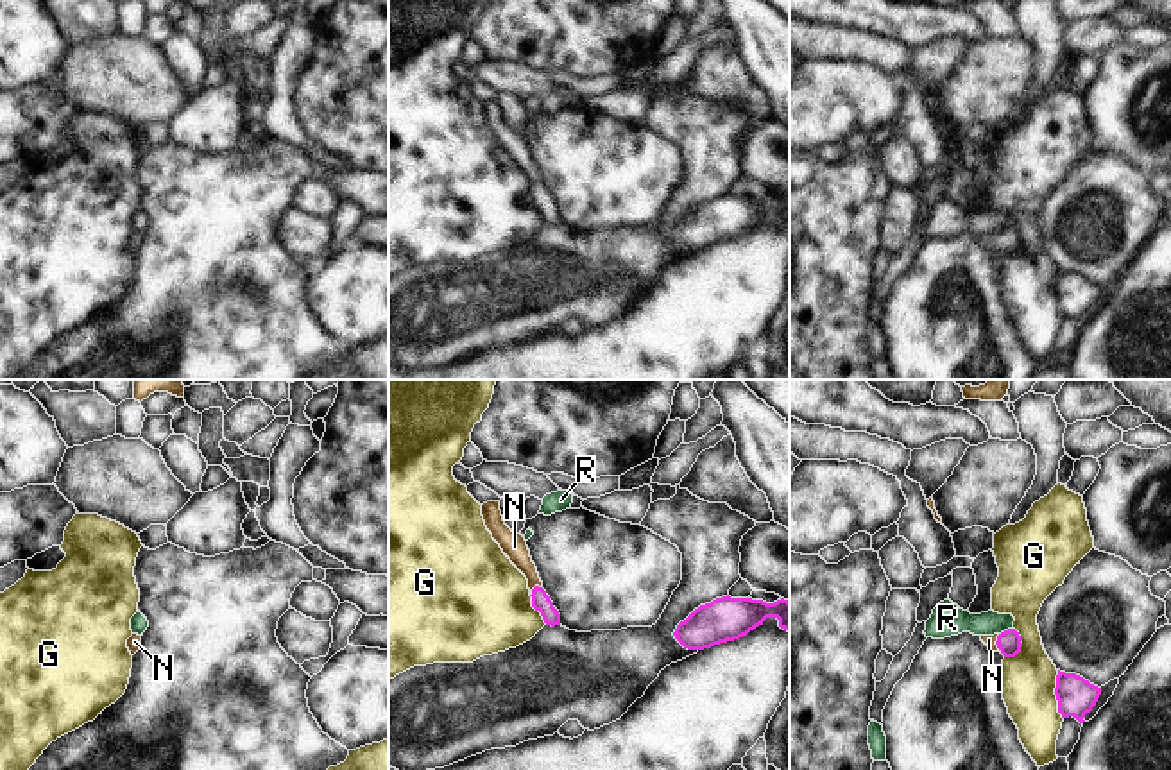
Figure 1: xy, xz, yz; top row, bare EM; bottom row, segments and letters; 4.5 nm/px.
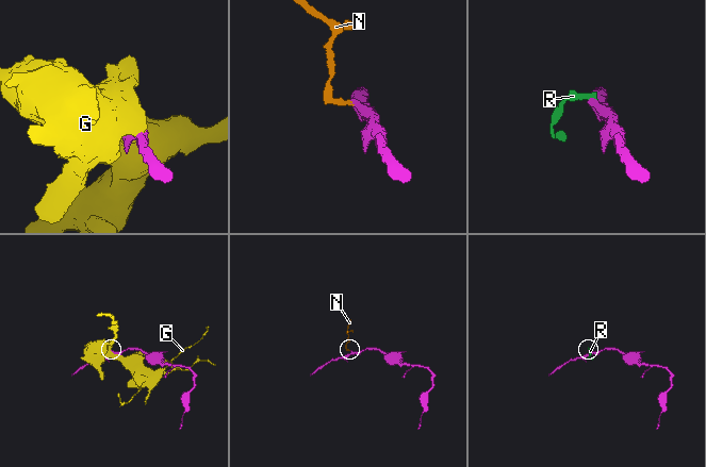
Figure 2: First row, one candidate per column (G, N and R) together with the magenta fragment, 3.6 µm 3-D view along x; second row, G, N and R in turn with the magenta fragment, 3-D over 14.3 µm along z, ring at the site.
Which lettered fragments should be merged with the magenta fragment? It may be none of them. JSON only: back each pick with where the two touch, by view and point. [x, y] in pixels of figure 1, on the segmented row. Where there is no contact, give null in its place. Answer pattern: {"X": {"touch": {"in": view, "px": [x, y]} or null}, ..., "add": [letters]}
{"N": {"touch": {"in": "yz", "px": [996, 643]}}, "add": ["N"]}

